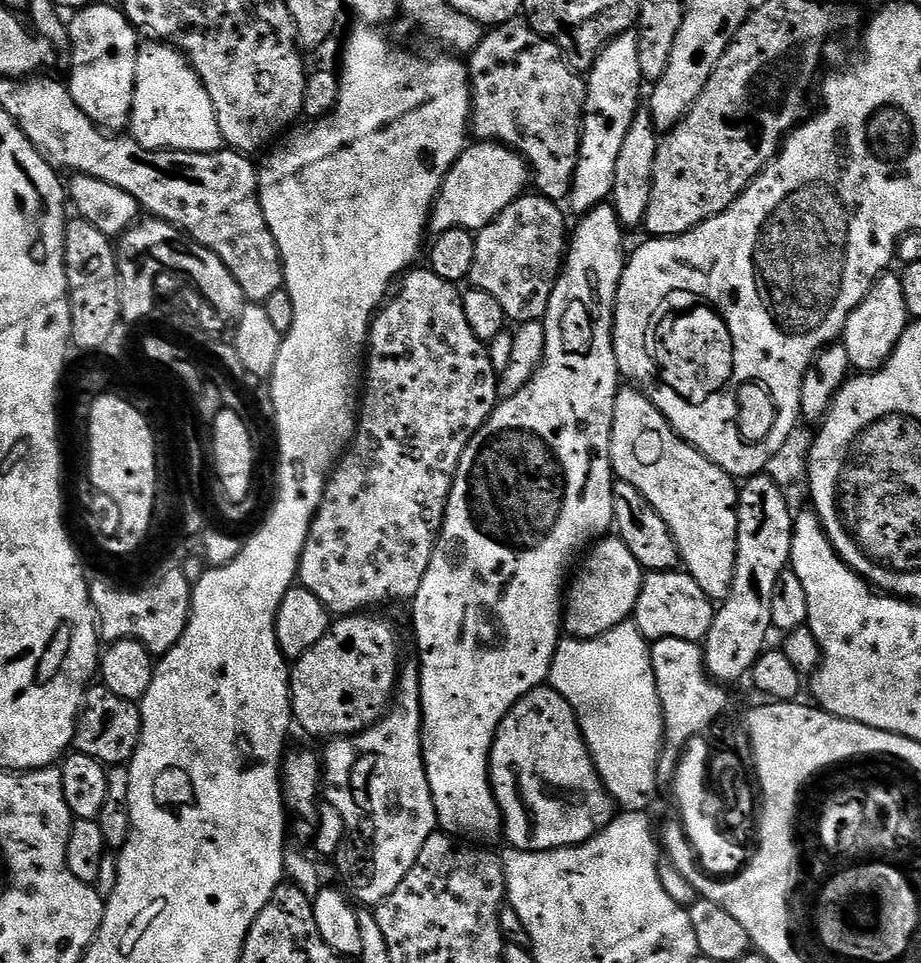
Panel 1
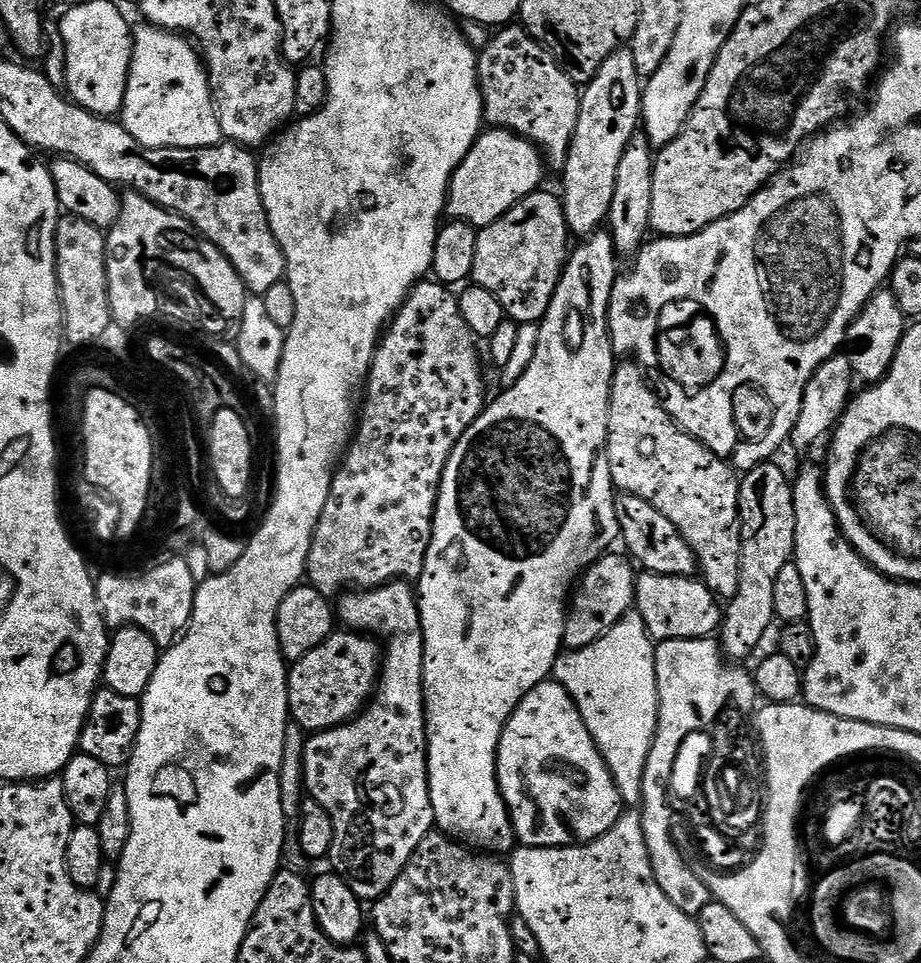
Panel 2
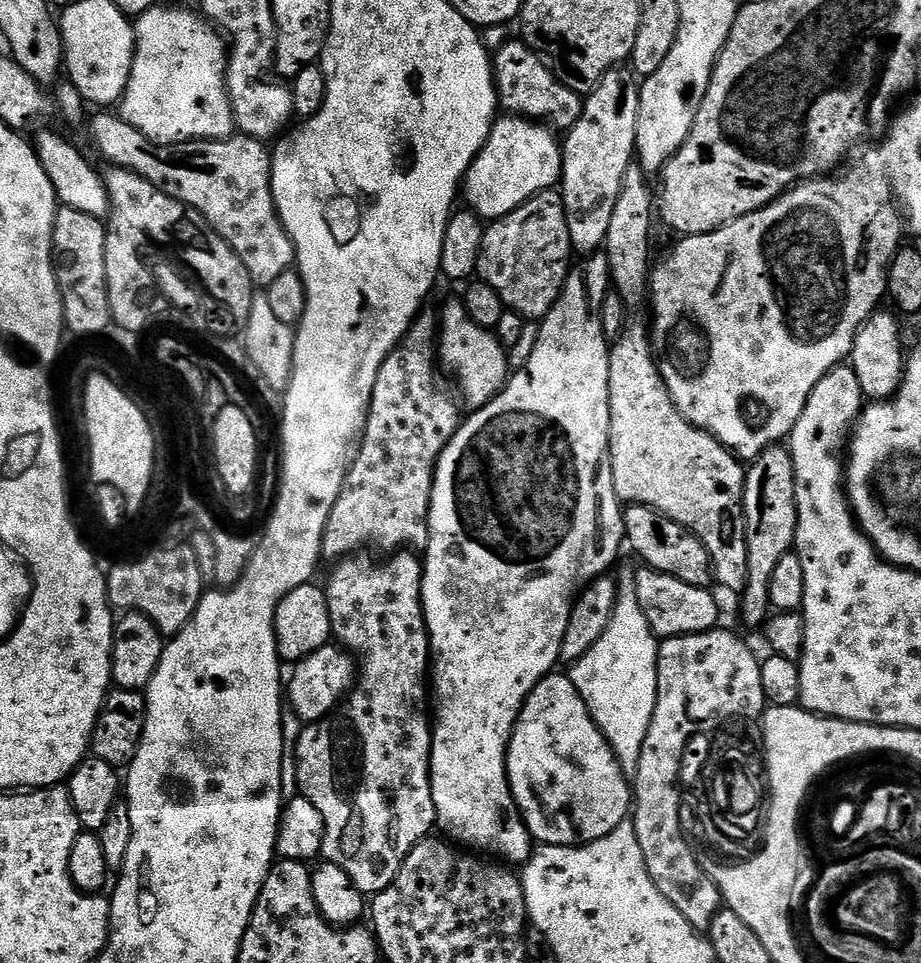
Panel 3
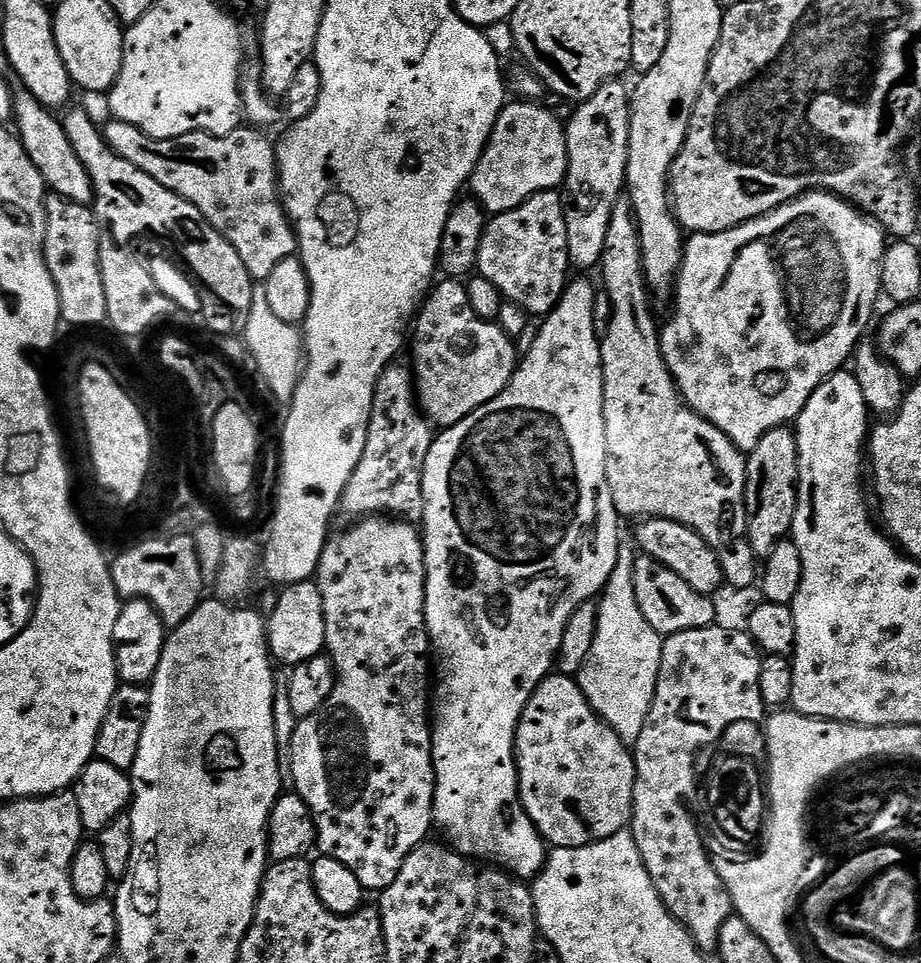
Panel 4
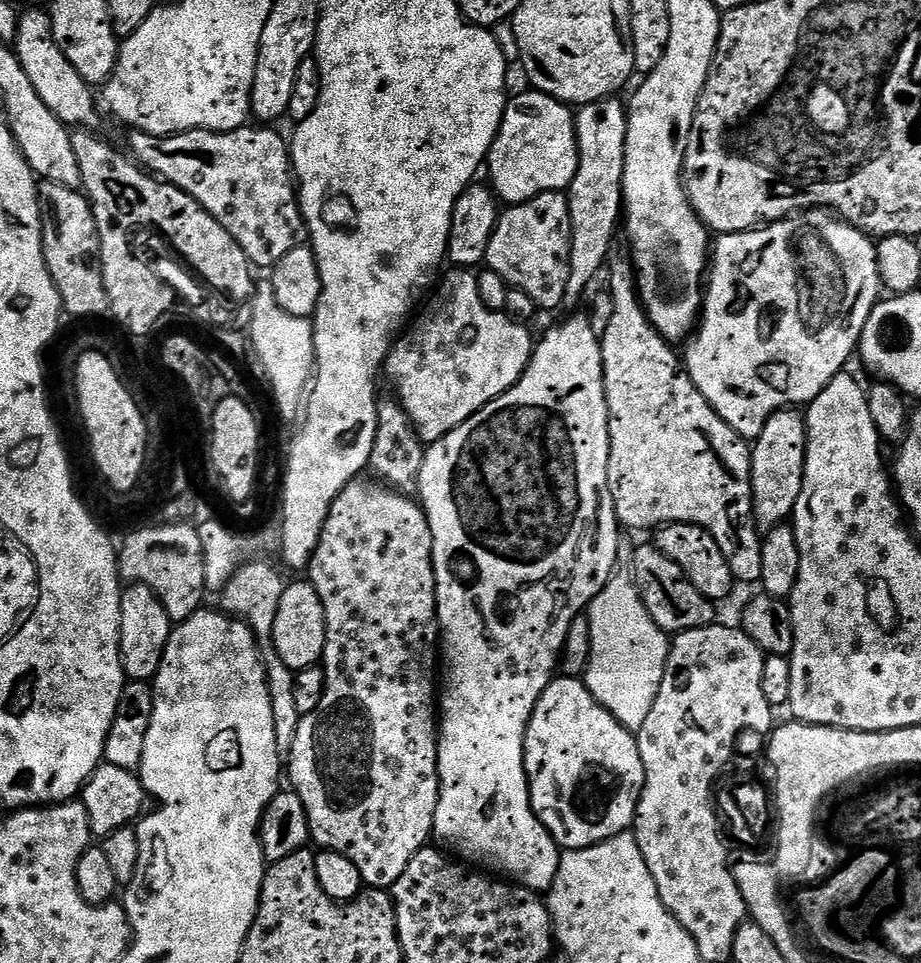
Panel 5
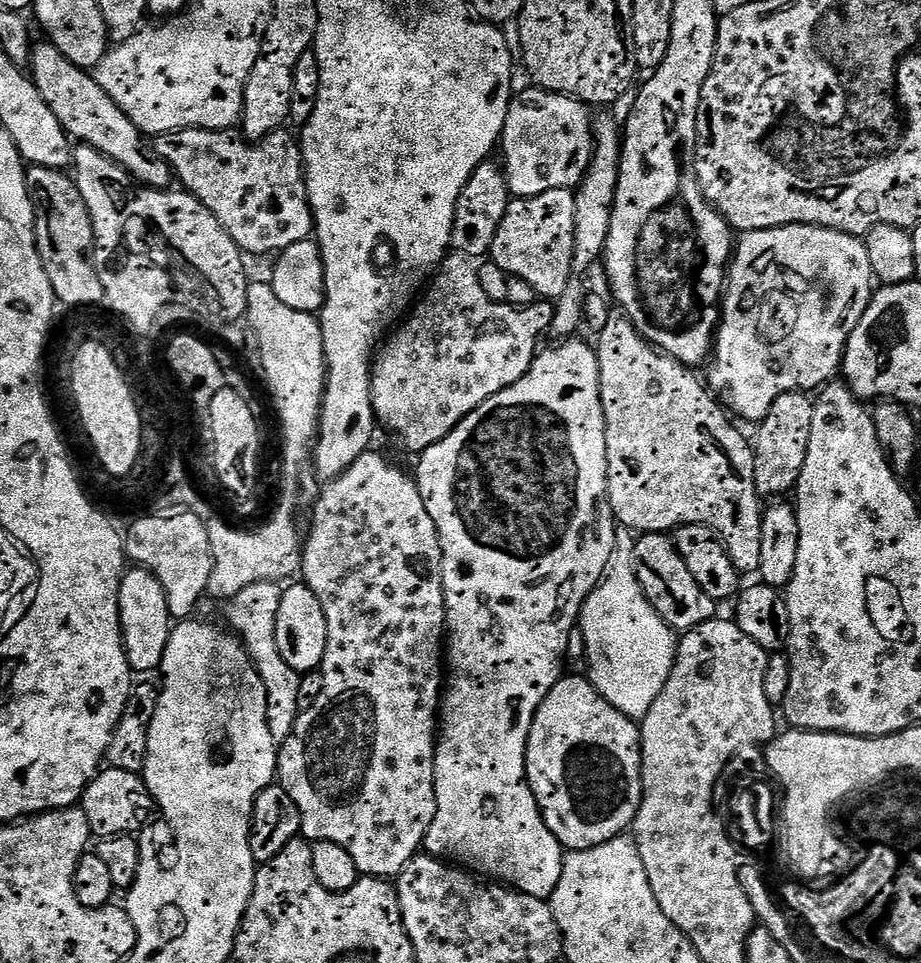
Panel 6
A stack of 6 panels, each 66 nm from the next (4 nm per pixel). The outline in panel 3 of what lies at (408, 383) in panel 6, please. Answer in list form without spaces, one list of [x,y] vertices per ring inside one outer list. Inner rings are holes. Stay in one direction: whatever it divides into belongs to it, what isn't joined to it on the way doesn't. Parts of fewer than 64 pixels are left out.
[[[463,299],[452,300],[438,312],[438,364],[460,383],[463,403],[475,410],[504,391],[510,379],[510,356],[495,331],[478,326],[470,318]]]

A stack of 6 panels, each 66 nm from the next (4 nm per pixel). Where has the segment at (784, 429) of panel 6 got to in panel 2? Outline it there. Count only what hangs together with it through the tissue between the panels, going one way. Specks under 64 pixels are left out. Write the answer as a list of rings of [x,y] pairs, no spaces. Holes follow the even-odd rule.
[[[776,462],[755,464],[740,482],[740,581],[738,594],[727,601],[718,643],[727,659],[744,662],[774,624],[774,582],[796,551],[796,519],[792,484]]]

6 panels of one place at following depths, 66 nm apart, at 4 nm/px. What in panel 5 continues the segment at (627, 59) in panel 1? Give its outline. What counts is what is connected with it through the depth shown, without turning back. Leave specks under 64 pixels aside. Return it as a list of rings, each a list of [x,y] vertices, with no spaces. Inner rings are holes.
[[[609,98],[607,100],[599,100],[598,102],[594,102],[593,104],[585,104],[583,105],[583,107],[579,109],[579,111],[575,113],[575,118],[576,118],[576,141],[578,142],[578,154],[580,155],[580,161],[578,162],[578,170],[574,174],[574,178],[572,179],[571,184],[569,184],[566,189],[566,195],[568,198],[568,209],[570,210],[570,226],[572,227],[572,241],[570,242],[570,278],[566,282],[566,294],[564,295],[564,303],[562,305],[562,308],[563,311],[566,310],[565,313],[568,314],[575,313],[577,309],[579,309],[576,307],[578,307],[580,304],[580,295],[582,295],[583,292],[587,290],[588,283],[590,283],[591,280],[594,279],[595,276],[599,274],[599,272],[601,275],[602,269],[605,267],[605,265],[607,265],[610,257],[613,255],[614,252],[614,249],[612,249],[612,239],[615,238],[616,232],[618,236],[618,229],[621,227],[622,224],[622,209],[624,207],[624,159],[626,158],[626,130],[628,129],[628,114],[626,111],[626,104],[623,99],[620,101],[620,98]]]

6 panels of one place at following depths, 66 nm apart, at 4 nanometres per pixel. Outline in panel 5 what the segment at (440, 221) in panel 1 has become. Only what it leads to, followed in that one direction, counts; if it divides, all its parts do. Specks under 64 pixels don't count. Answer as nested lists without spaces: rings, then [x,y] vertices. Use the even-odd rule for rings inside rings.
[[[527,91],[515,93],[504,107],[500,129],[486,157],[490,187],[508,206],[525,204],[543,192],[564,192],[580,161],[573,109],[545,92]]]

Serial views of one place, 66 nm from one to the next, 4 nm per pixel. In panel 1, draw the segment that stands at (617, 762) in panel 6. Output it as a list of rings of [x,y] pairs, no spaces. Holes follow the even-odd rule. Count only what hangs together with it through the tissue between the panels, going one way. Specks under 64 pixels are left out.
[[[551,686],[535,688],[506,714],[492,743],[488,775],[492,778],[492,792],[500,807],[503,839],[508,839],[507,843],[511,847],[523,852],[573,848],[576,844],[586,843],[614,819],[614,801],[596,773],[574,710],[570,702],[566,702],[566,698],[562,698],[562,694],[558,694]]]

